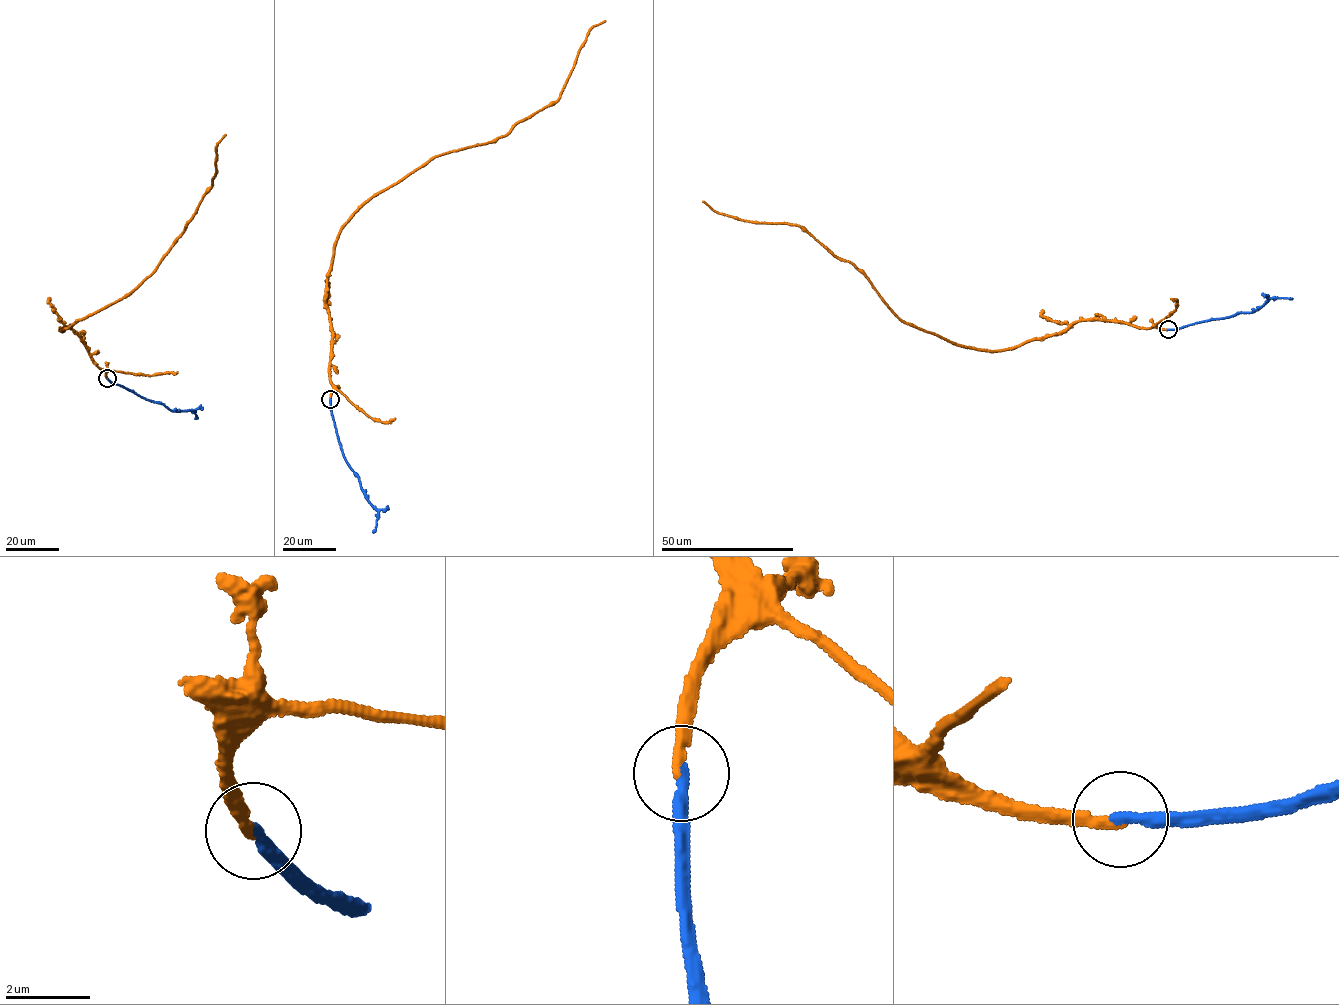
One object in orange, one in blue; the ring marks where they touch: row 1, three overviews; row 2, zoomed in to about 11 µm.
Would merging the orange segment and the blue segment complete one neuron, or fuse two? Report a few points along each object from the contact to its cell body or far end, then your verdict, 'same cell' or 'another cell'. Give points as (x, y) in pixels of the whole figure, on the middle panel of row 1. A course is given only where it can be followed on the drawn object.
orange runs (330, 398), (326, 292), (339, 231), (365, 203), (429, 161), (501, 137), (557, 100), (589, 30), (605, 20); blue runs (330, 399), (331, 414), (343, 456), (358, 477), (367, 501), (377, 511), (373, 533); same cell

